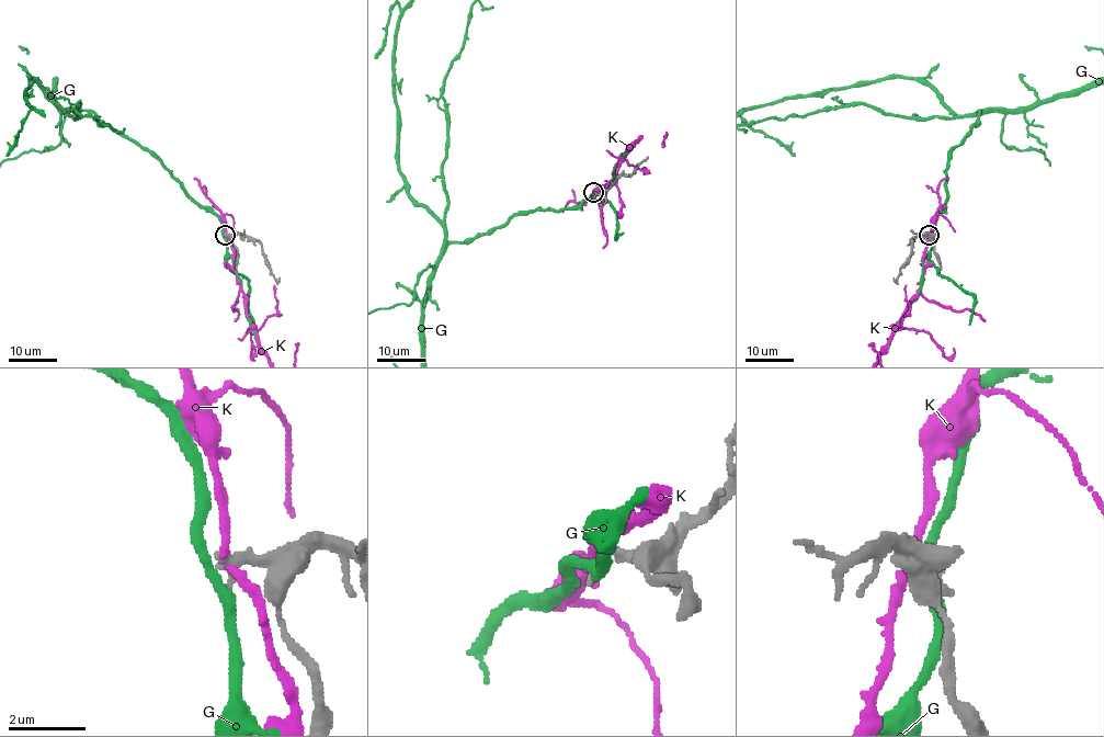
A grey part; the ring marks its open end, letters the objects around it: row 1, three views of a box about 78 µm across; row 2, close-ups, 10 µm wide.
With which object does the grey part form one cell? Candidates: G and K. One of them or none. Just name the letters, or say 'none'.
none

